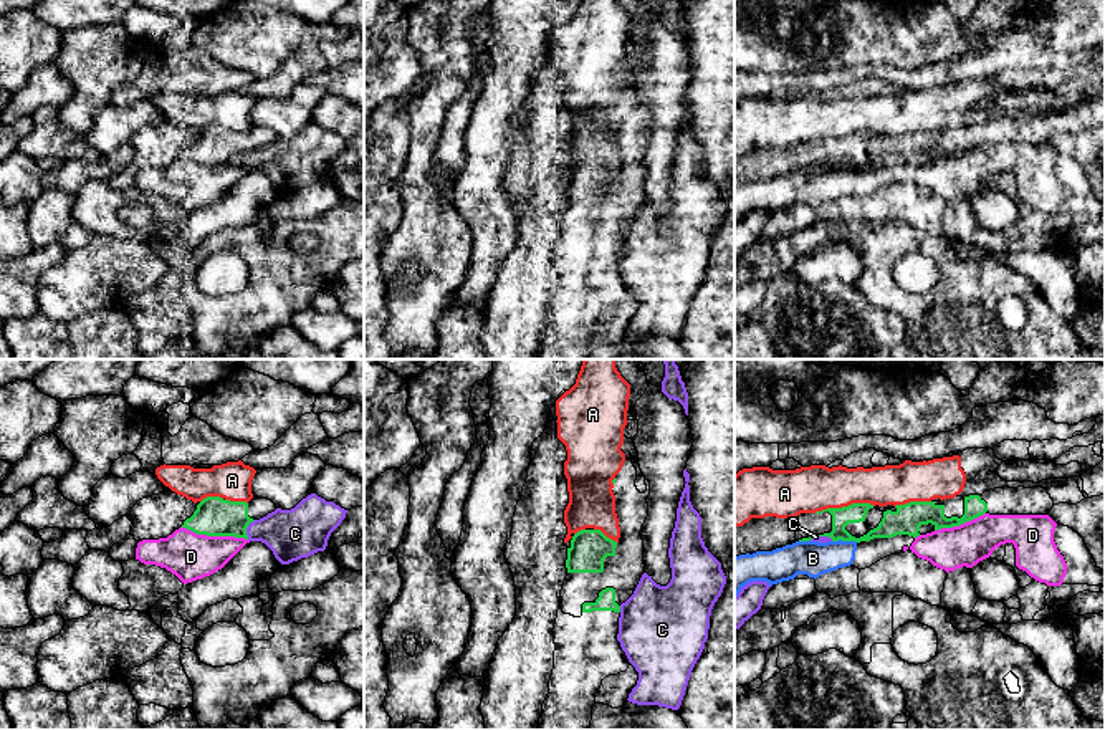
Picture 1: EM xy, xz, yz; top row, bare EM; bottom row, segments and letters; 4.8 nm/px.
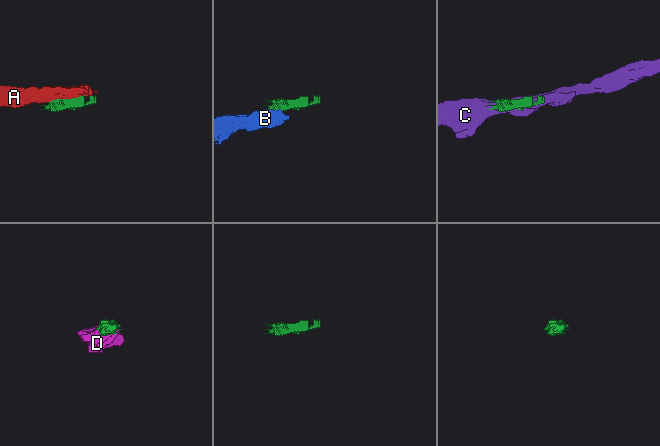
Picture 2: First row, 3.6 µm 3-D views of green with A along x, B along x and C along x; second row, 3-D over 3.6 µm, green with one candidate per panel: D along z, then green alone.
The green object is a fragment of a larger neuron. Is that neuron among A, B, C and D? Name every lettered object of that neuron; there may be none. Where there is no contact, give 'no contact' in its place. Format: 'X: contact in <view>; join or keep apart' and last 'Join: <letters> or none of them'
A: contact in yz; keep apart
B: contact in yz; keep apart
C: contact in xy; keep apart
D: contact in xy; keep apart
Join: none of them

